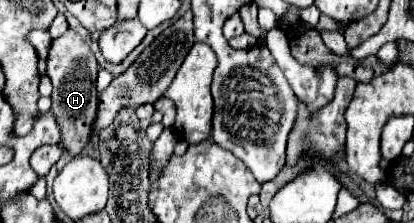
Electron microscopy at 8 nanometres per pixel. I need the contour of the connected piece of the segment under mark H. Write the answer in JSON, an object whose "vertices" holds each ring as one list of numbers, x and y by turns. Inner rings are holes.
{"vertices":[[68,28,60,38,52,40,50,54,46,58,46,76,50,76,54,84,52,114,56,116,62,130,62,148,72,152,74,156,80,154,80,150,86,146,92,134,92,124,98,108,96,72,98,72,98,62,90,46,72,28]]}

